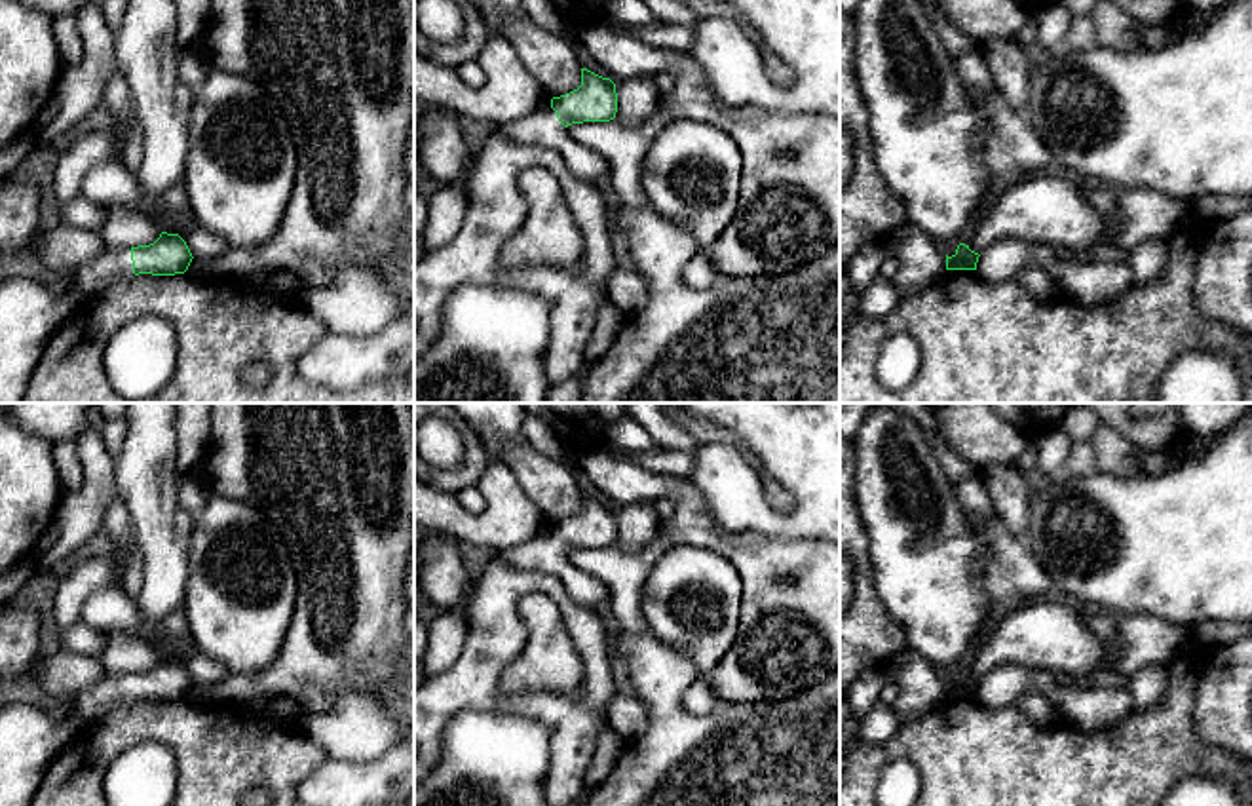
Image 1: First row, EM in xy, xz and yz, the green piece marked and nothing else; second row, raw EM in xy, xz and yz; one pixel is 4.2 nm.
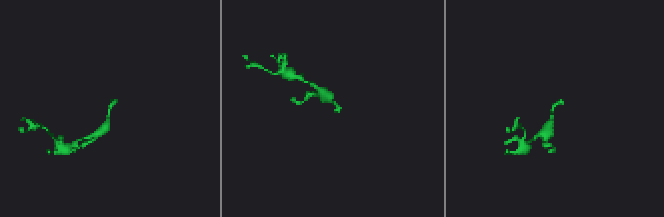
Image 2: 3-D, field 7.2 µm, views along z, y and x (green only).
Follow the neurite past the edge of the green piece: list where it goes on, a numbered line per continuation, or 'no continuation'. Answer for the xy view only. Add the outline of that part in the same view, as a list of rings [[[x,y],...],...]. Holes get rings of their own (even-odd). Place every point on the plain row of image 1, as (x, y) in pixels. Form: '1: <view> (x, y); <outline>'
1: xy (113, 689); [[[104,673],[93,686],[70,701],[84,726],[91,726],[114,707],[133,701],[131,673]]]

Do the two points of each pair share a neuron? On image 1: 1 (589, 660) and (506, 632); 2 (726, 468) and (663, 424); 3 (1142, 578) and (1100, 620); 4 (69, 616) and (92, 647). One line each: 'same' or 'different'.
1: same
2: different
3: different
4: different

